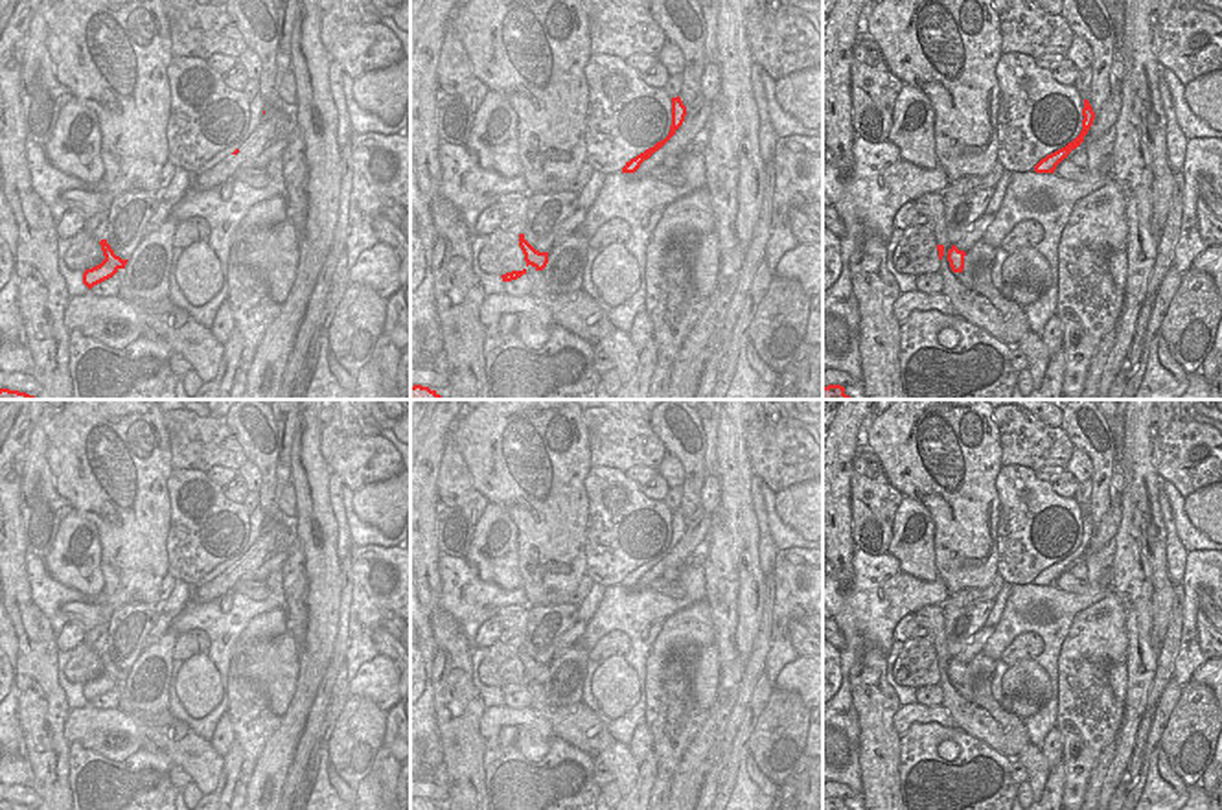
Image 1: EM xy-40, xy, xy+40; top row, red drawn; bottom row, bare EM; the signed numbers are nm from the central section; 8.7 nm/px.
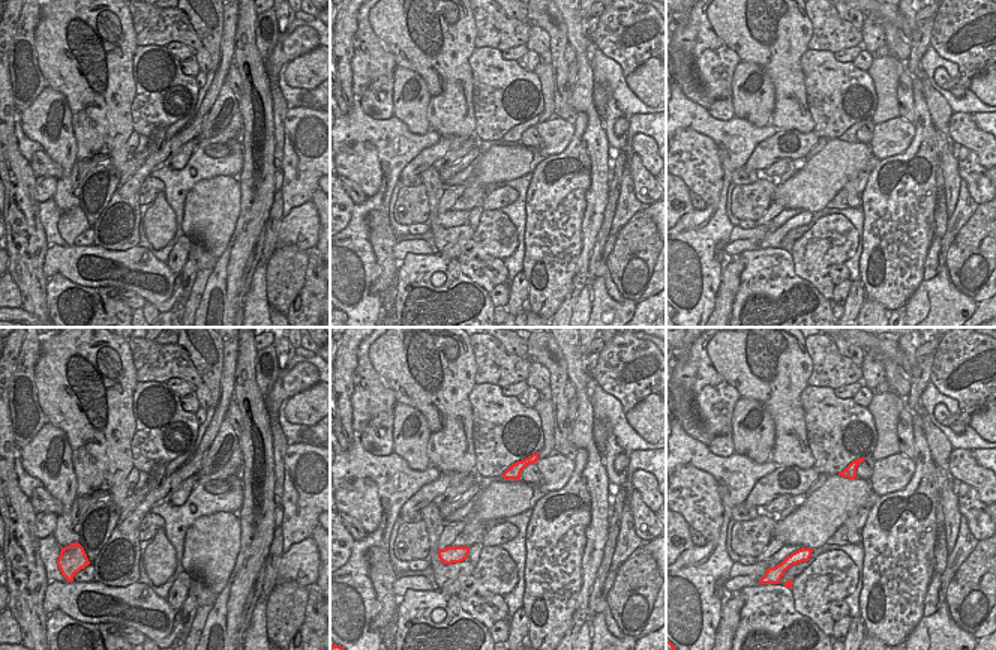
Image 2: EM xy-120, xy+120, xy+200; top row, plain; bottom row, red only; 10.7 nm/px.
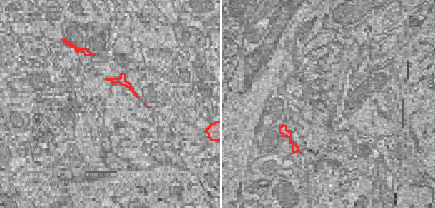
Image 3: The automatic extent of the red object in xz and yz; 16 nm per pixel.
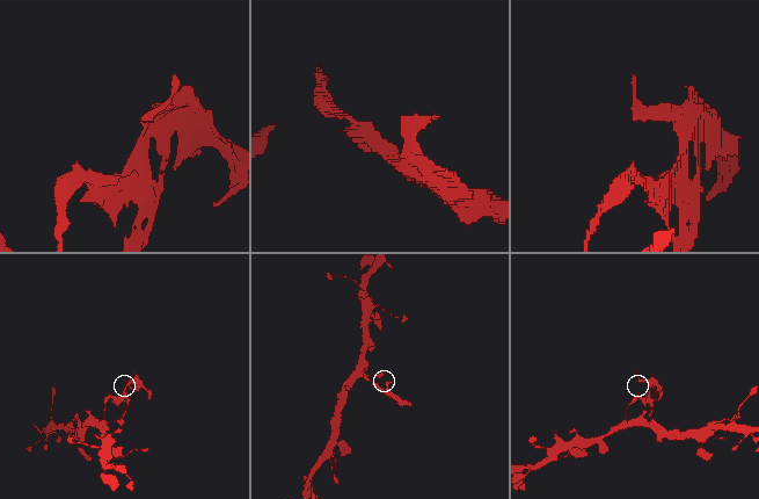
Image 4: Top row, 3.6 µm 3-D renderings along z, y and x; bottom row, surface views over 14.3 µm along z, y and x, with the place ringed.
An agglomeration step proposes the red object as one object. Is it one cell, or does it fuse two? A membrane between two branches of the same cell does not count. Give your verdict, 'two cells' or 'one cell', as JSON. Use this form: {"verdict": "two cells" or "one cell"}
{"verdict": "two cells"}

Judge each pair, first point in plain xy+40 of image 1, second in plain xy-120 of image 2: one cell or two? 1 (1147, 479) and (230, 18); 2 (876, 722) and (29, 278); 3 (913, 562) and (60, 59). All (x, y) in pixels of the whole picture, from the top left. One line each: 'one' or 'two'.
1: two
2: one
3: two

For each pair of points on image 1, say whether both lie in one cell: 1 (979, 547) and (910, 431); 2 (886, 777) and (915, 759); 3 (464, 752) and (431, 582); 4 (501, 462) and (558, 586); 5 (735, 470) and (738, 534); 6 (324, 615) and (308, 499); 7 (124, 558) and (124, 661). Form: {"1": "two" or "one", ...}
{"1": "one", "2": "two", "3": "one", "4": "one", "5": "one", "6": "one", "7": "two"}

